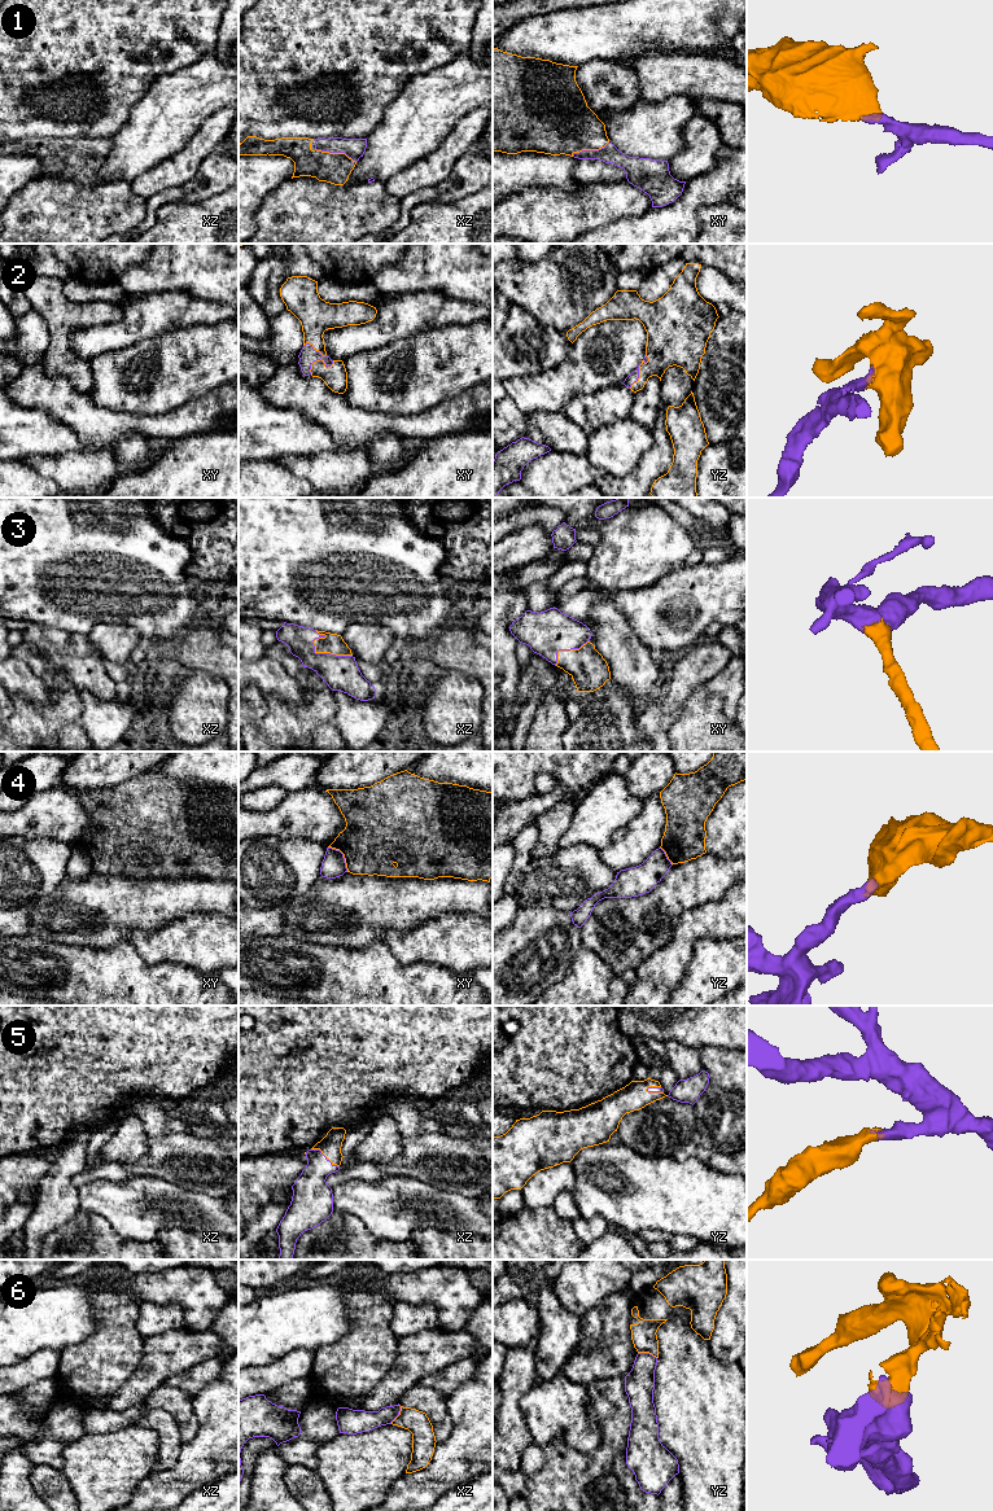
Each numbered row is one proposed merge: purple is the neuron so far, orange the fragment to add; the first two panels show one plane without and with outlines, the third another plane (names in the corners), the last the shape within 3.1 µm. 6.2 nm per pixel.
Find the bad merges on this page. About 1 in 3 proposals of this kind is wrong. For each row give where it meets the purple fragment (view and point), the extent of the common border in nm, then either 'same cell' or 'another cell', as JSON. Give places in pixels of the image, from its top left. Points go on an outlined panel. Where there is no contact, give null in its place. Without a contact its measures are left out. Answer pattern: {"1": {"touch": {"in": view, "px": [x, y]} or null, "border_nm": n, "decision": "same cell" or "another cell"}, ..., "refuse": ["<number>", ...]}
{"1": {"touch": {"in": "xz", "px": [336, 152]}, "border_nm": 280, "decision": "same cell"}, "2": {"touch": {"in": "yz", "px": [638, 371]}, "border_nm": 240, "decision": "same cell"}, "3": {"touch": {"in": "xz", "px": [323, 653]}, "border_nm": 280, "decision": "same cell"}, "4": {"touch": {"in": "xy", "px": [342, 855]}, "border_nm": 200, "decision": "another cell"}, "5": {"touch": {"in": "xz", "px": [324, 1156]}, "border_nm": 200, "decision": "same cell"}, "6": {"touch": {"in": "xz", "px": [398, 1414]}, "border_nm": 130, "decision": "another cell"}, "refuse": ["4", "6"]}

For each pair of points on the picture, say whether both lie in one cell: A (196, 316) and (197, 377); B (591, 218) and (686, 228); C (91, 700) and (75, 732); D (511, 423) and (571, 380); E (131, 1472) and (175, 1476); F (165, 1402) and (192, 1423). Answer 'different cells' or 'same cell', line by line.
A: different cells
B: different cells
C: different cells
D: different cells
E: different cells
F: same cell

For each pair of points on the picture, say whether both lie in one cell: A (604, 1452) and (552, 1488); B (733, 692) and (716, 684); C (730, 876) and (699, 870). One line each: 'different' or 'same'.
A: same
B: same
C: same

